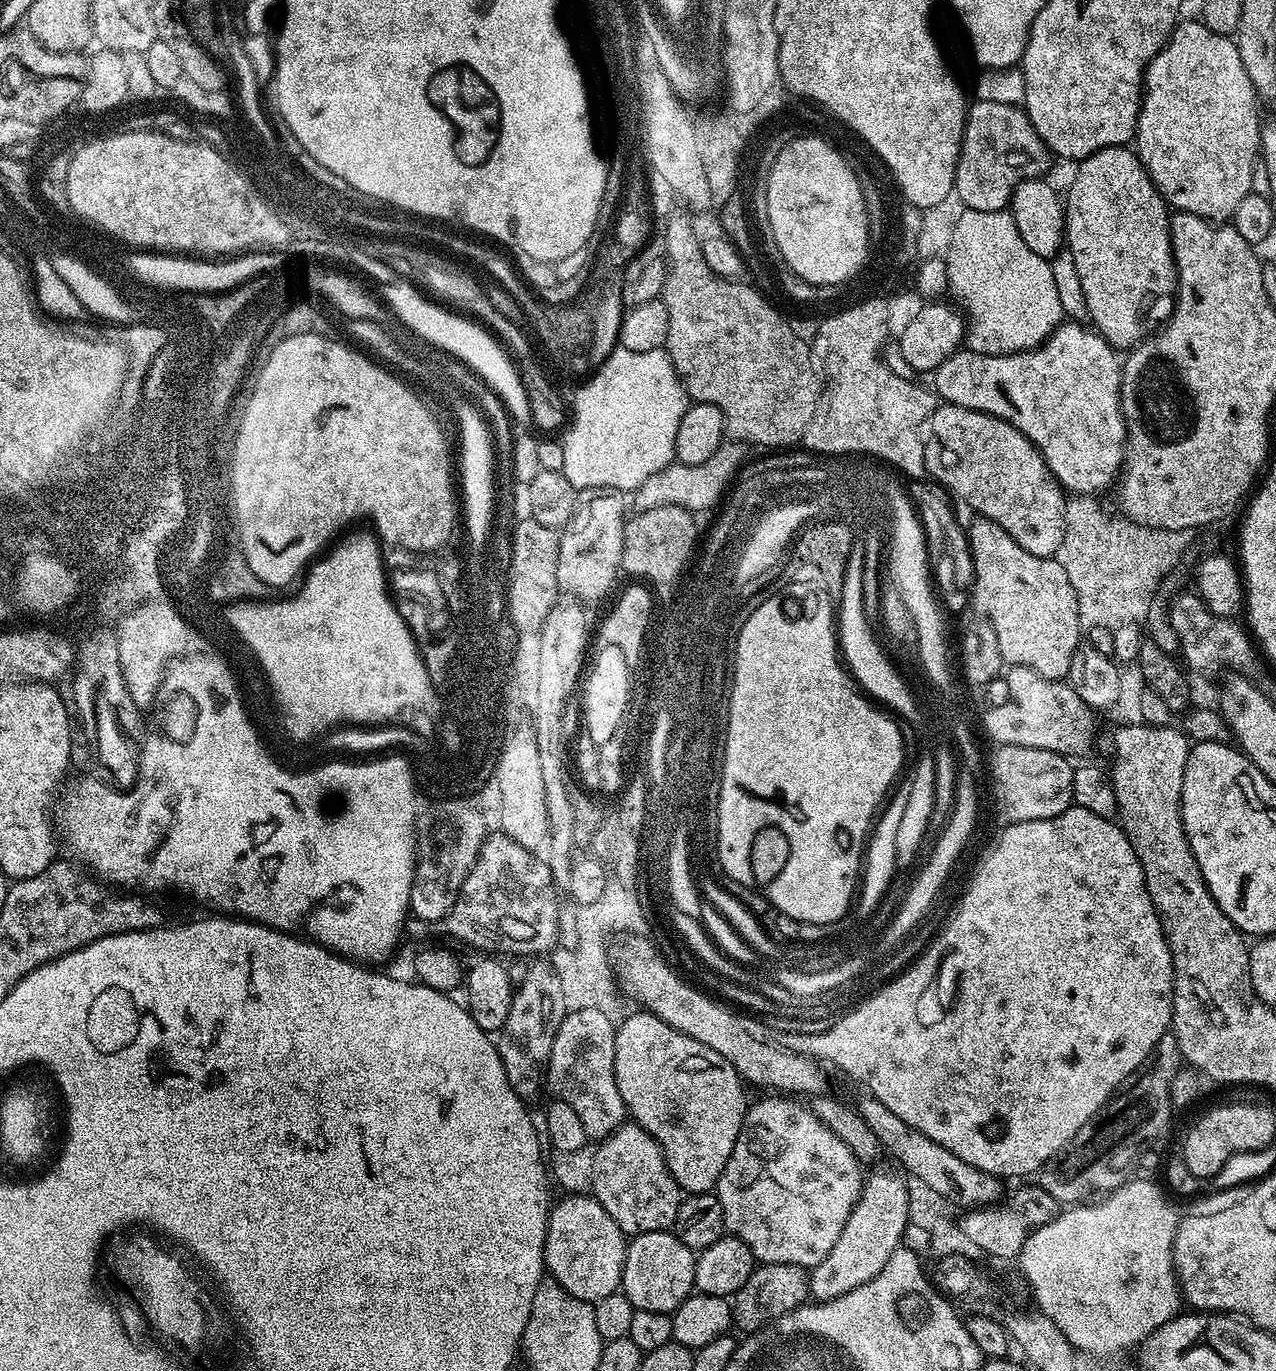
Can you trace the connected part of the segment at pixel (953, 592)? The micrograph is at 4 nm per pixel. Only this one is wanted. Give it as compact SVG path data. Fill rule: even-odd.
M916 480L908 490L916 503L917 515L927 538L929 563L932 565L934 582L940 593L943 607L949 612L960 612L970 604L970 591L975 583L972 551L969 550L967 531L959 524L949 502L938 492L928 488L925 481Z

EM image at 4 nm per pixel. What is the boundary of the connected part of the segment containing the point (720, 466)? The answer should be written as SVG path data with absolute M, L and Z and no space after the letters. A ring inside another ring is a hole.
M725 442L718 446L718 450L714 450L714 454L710 454L710 458L706 458L706 462L698 462L698 466L686 466L679 462L668 464L662 470L650 474L650 478L646 478L646 482L642 482L642 486L634 490L630 500L631 507L633 504L636 512L654 510L666 504L682 506L691 512L710 508L721 501L729 491L734 477L745 467L744 452L745 445L739 442Z

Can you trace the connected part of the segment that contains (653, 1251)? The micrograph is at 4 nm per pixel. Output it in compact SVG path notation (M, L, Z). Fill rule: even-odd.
M675 1231L651 1232L628 1240L624 1273L620 1279L622 1291L635 1308L655 1312L675 1312L687 1296L693 1295L696 1279L696 1256L676 1236Z

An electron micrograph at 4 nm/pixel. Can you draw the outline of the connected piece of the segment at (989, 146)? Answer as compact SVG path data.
M977 99L976 104L969 103L964 117L964 133L960 143L960 157L956 163L955 199L961 200L964 208L1003 212L1012 203L1012 191L1024 180L1035 180L1045 175L1050 153L1045 148L1038 130L1030 122L1023 107L1002 102L990 102Z

